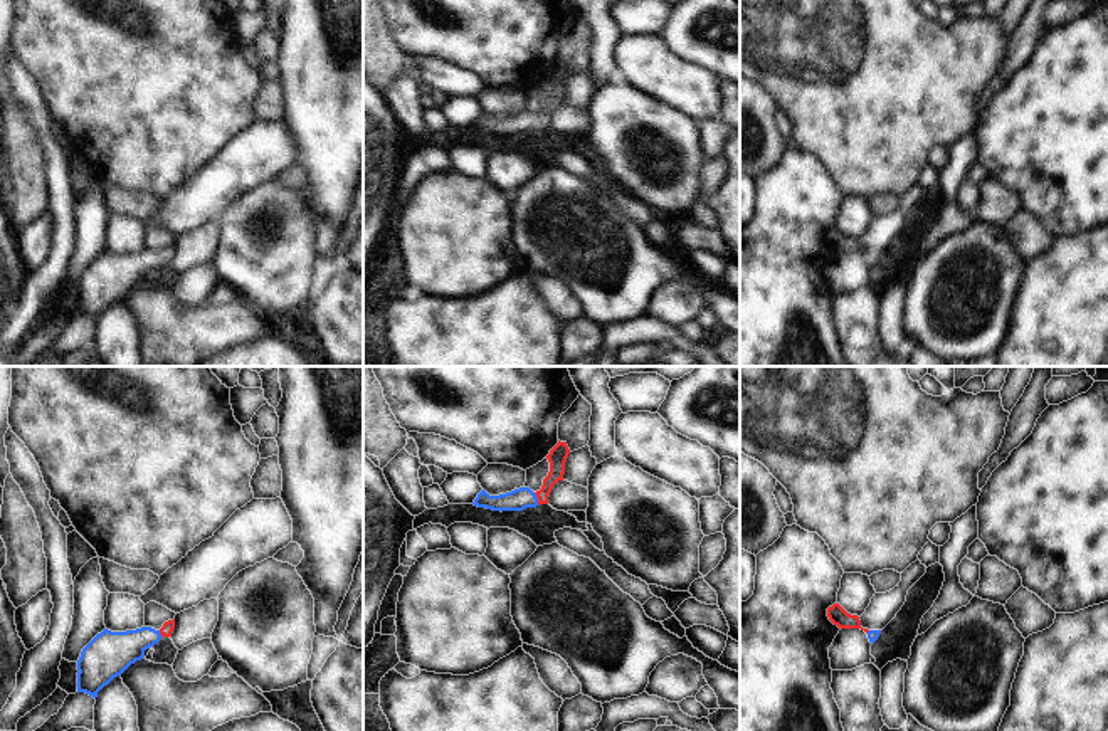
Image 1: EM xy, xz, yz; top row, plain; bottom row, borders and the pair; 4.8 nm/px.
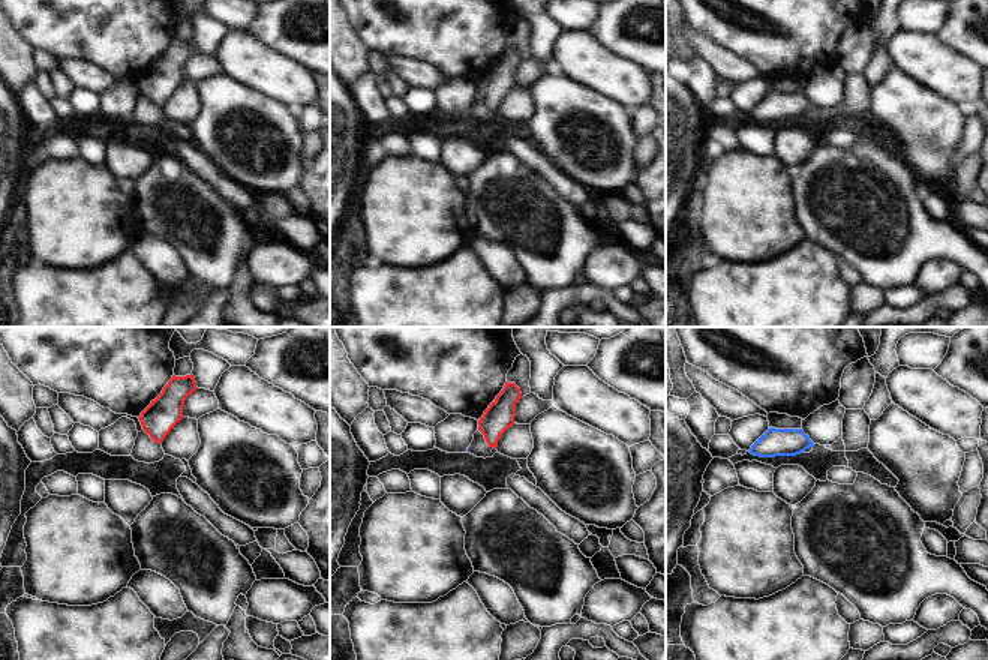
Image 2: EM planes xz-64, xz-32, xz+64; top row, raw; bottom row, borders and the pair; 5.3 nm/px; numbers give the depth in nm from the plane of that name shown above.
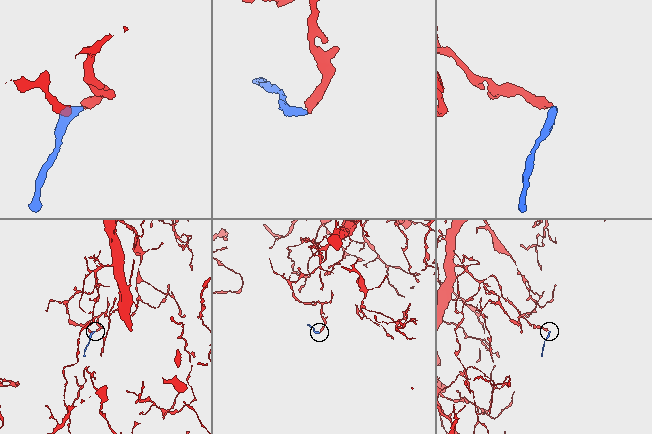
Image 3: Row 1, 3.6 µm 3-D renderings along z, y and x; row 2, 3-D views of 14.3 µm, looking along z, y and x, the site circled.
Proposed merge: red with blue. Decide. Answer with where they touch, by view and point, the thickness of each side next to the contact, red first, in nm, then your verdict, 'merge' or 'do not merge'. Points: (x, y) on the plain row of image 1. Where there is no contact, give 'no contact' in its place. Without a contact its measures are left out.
xz (537, 120) | 90/110 nm | merge

